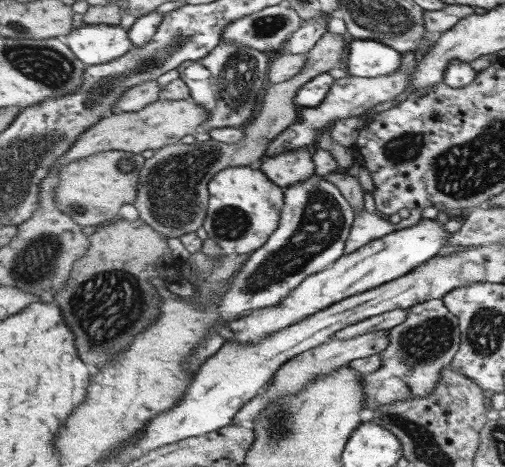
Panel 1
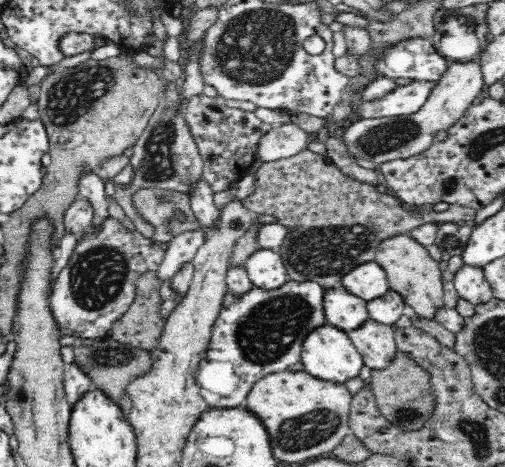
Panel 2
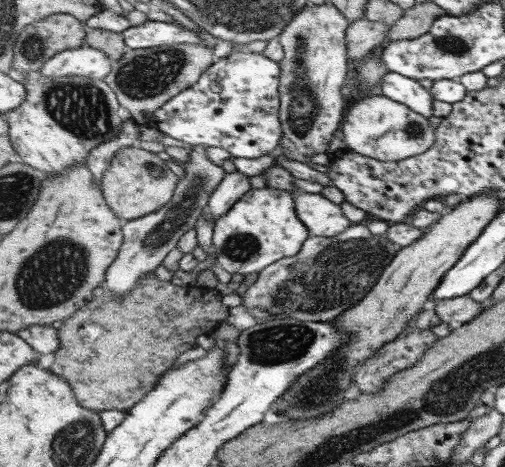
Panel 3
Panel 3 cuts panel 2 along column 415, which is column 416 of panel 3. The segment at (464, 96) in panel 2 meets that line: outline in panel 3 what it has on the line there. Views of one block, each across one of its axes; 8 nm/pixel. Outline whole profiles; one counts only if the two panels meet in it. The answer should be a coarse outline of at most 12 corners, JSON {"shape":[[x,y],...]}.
{"shape":[[380,92],[350,101],[341,136],[383,162],[437,140],[426,116]]}

